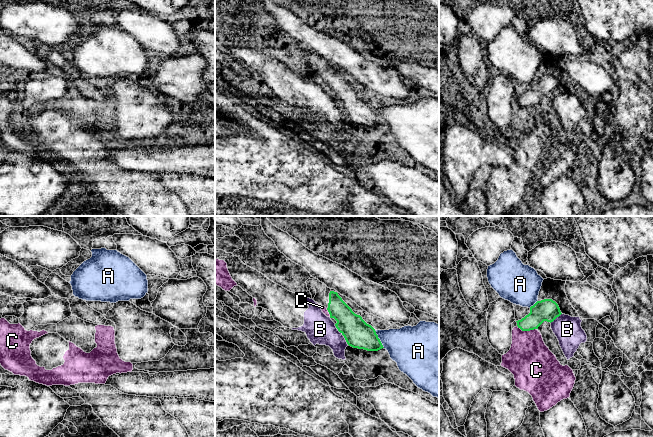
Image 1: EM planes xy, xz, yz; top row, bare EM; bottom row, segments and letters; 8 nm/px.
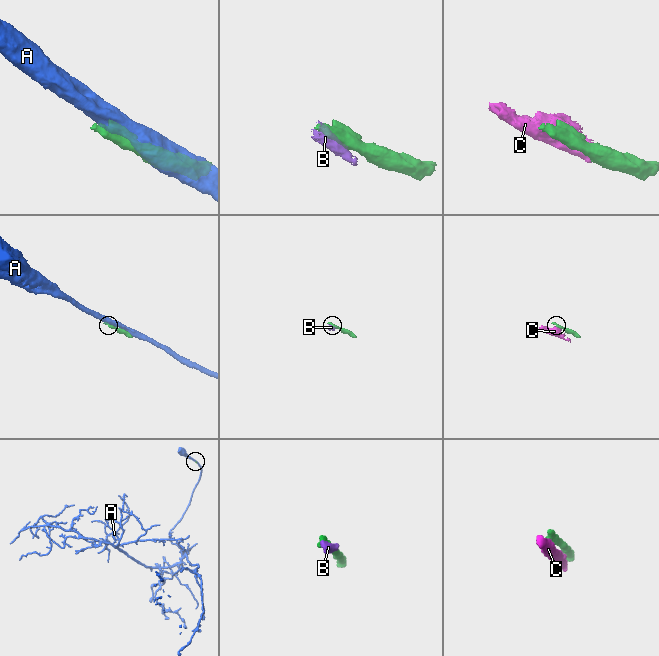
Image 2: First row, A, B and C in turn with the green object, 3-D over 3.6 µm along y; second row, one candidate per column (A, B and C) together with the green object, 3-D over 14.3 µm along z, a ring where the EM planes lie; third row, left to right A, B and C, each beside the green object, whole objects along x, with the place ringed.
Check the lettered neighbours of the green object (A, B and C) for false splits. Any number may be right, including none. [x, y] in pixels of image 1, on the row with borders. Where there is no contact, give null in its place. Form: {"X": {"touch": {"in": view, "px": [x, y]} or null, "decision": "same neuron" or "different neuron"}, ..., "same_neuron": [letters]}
{"A": {"touch": {"in": "xz", "px": [379, 339]}, "decision": "different neuron"}, "B": {"touch": {"in": "xz", "px": [342, 334]}, "decision": "different neuron"}, "C": {"touch": {"in": "yz", "px": [527, 330]}, "decision": "different neuron"}, "same_neuron": []}

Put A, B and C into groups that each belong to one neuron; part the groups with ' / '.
A / B / C

